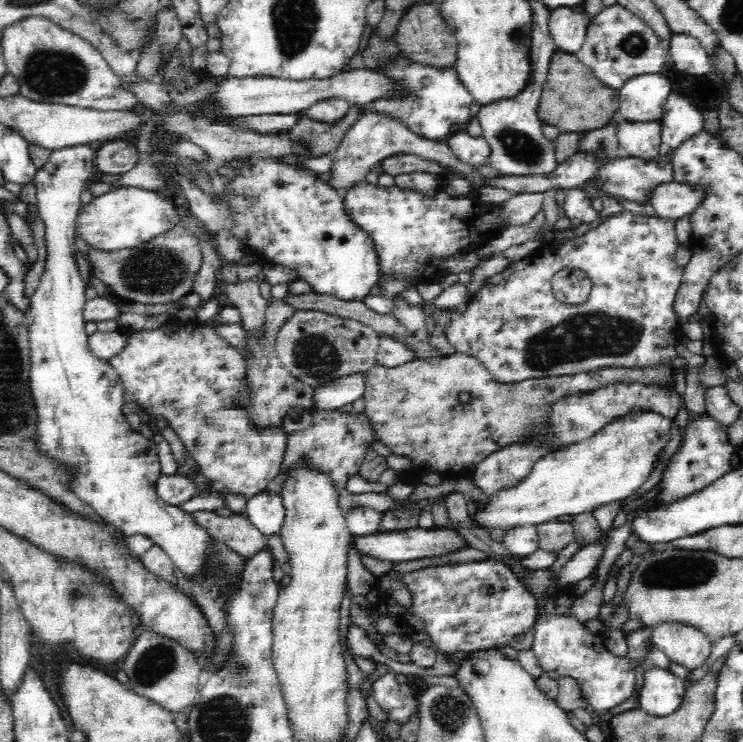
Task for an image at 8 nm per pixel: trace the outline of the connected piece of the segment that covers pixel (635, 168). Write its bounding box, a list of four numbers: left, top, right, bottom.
[595,154,673,203]

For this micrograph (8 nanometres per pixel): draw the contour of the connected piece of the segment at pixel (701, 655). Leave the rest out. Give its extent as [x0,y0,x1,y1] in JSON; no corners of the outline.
[652,622,713,670]

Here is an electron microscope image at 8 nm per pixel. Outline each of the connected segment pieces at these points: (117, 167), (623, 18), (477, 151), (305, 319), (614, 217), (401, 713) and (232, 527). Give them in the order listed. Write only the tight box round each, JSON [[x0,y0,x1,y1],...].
[[95,140,139,175],[575,4,668,91],[445,131,491,169],[274,309,379,389],[444,210,684,385],[371,673,418,724],[191,511,267,559]]

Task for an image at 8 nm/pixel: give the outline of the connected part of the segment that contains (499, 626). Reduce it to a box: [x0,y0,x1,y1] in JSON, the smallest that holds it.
[399,558,537,655]

